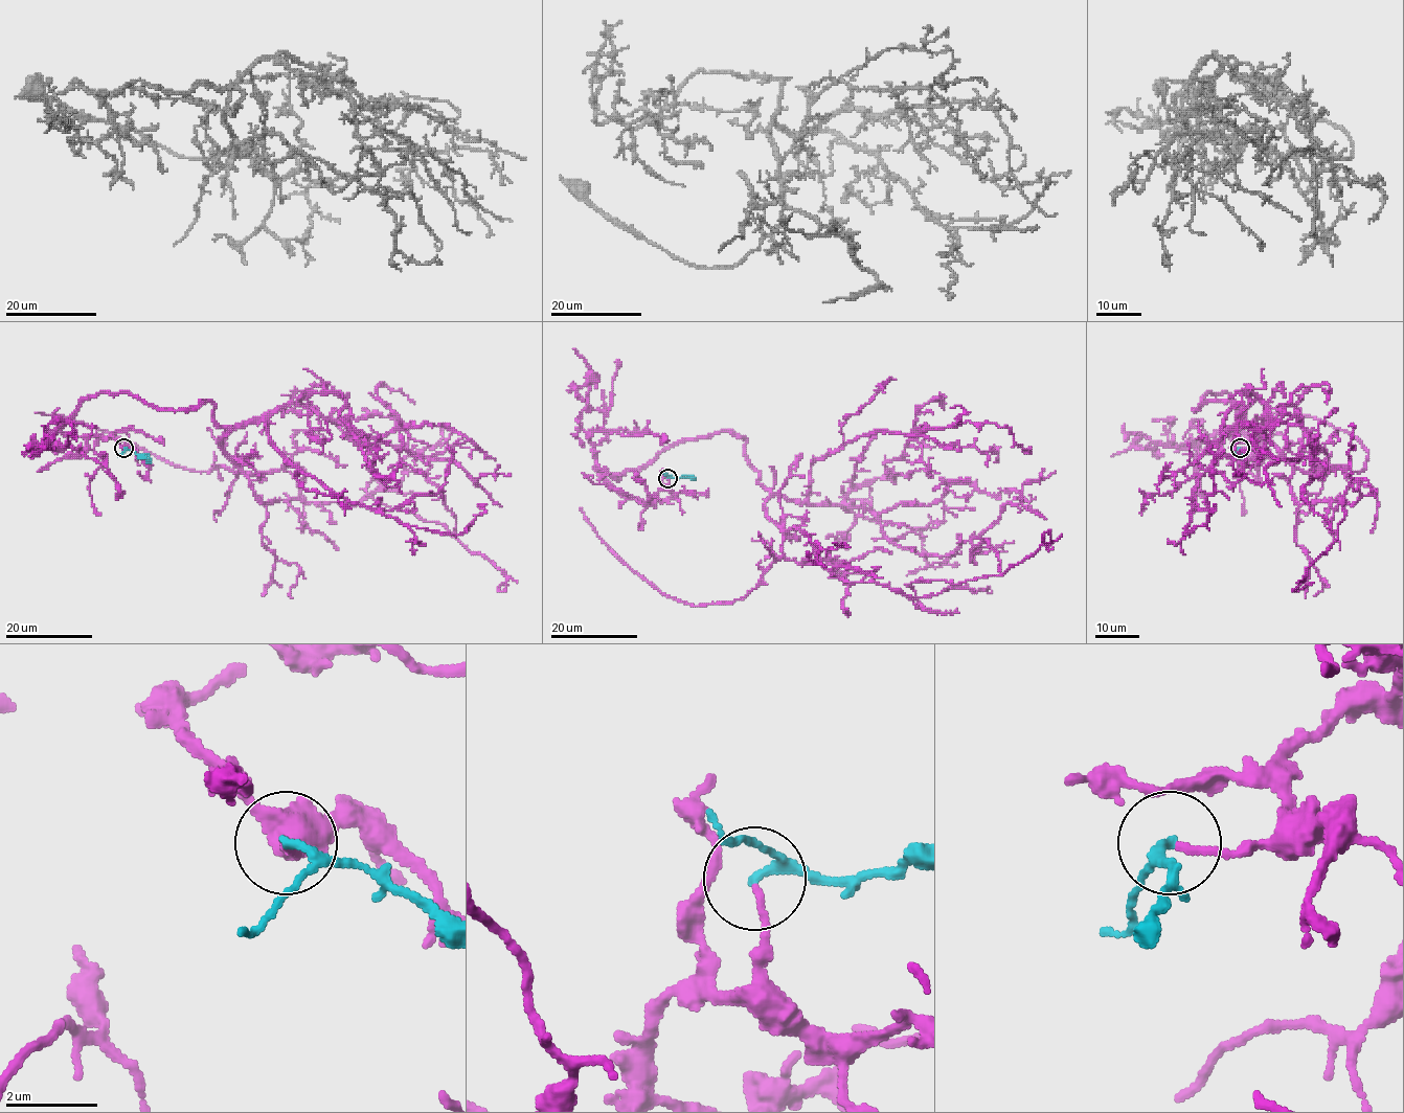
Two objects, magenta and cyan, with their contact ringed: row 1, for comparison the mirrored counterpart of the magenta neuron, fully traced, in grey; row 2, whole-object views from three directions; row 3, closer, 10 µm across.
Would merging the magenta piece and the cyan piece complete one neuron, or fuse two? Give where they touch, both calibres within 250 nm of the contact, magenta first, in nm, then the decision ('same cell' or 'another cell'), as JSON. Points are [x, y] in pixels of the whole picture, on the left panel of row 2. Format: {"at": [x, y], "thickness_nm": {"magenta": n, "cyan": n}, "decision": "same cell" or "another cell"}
{"at": [123, 448], "thickness_nm": {"magenta": 140, "cyan": 150}, "decision": "same cell"}

